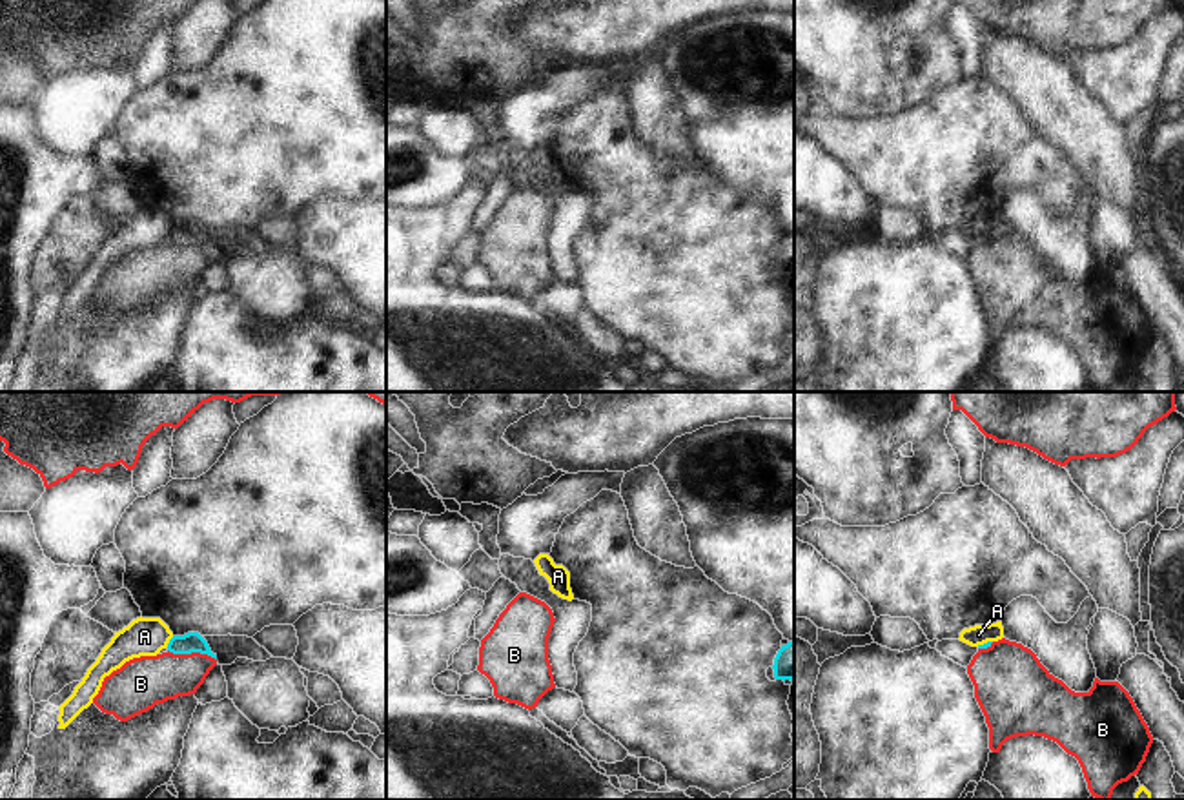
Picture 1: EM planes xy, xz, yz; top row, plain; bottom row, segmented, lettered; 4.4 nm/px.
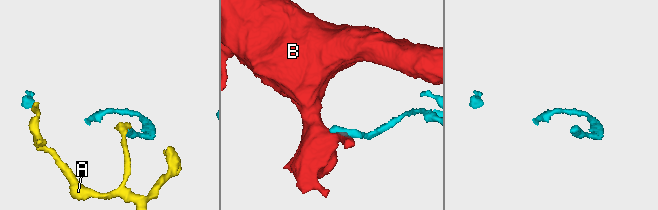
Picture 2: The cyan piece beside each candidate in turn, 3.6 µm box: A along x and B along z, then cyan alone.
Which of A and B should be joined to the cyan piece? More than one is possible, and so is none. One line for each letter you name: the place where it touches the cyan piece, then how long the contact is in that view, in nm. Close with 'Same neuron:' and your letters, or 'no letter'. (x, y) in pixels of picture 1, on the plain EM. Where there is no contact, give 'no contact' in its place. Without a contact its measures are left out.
Same neuron: no letter

